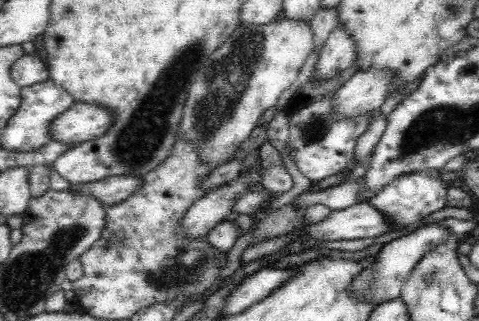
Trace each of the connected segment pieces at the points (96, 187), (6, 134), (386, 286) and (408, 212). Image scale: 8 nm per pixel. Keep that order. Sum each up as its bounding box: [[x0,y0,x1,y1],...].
[[69,176,142,208],[1,79,75,152],[353,222,453,304],[369,171,447,231]]

